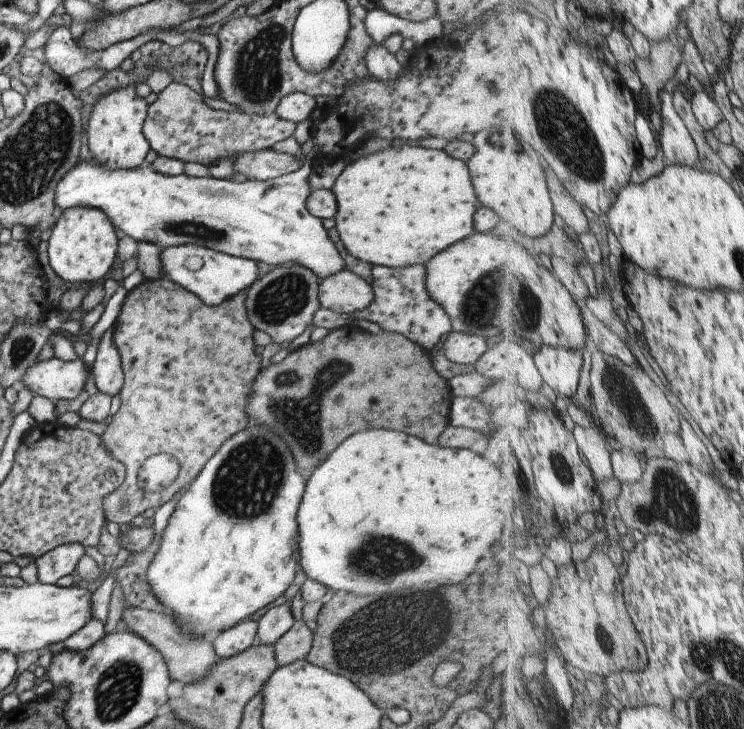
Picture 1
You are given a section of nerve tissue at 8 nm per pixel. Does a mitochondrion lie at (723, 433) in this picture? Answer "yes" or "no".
no

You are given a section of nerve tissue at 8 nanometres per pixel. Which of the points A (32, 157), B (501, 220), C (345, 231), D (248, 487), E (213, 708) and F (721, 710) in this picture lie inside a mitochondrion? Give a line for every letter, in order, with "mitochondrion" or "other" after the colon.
A: mitochondrion
B: other
C: other
D: mitochondrion
E: mitochondrion
F: mitochondrion

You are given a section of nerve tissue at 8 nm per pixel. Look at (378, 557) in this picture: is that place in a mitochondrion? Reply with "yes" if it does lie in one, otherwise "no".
yes

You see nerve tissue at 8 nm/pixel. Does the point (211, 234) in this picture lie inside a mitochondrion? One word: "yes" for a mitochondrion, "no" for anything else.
yes

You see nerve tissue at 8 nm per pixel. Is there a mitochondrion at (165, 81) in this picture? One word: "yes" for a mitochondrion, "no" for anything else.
no

